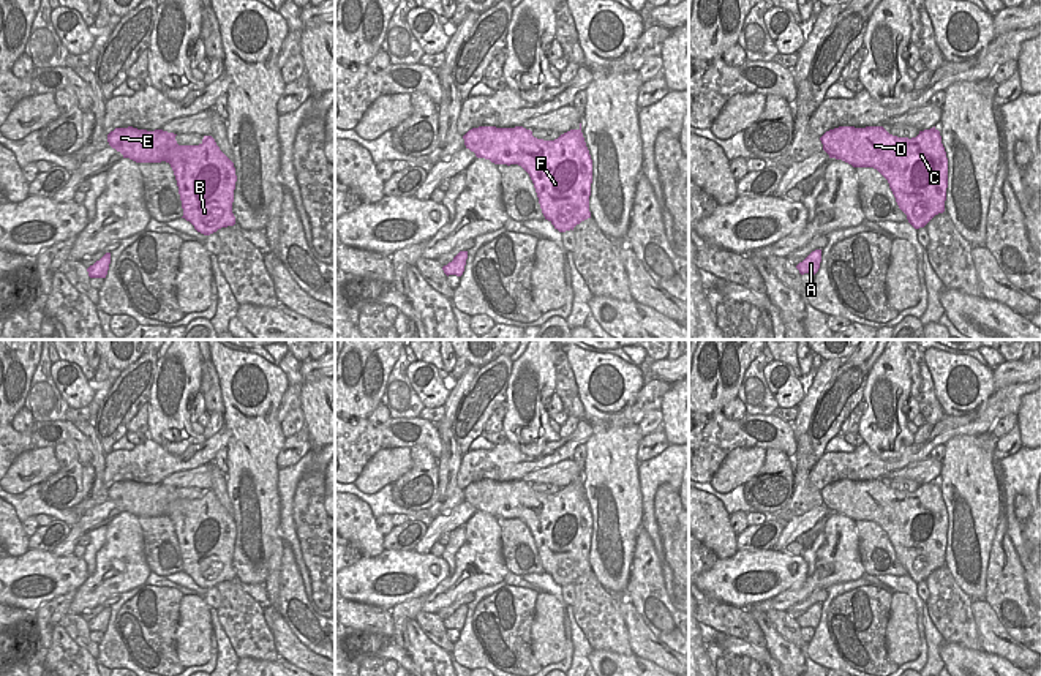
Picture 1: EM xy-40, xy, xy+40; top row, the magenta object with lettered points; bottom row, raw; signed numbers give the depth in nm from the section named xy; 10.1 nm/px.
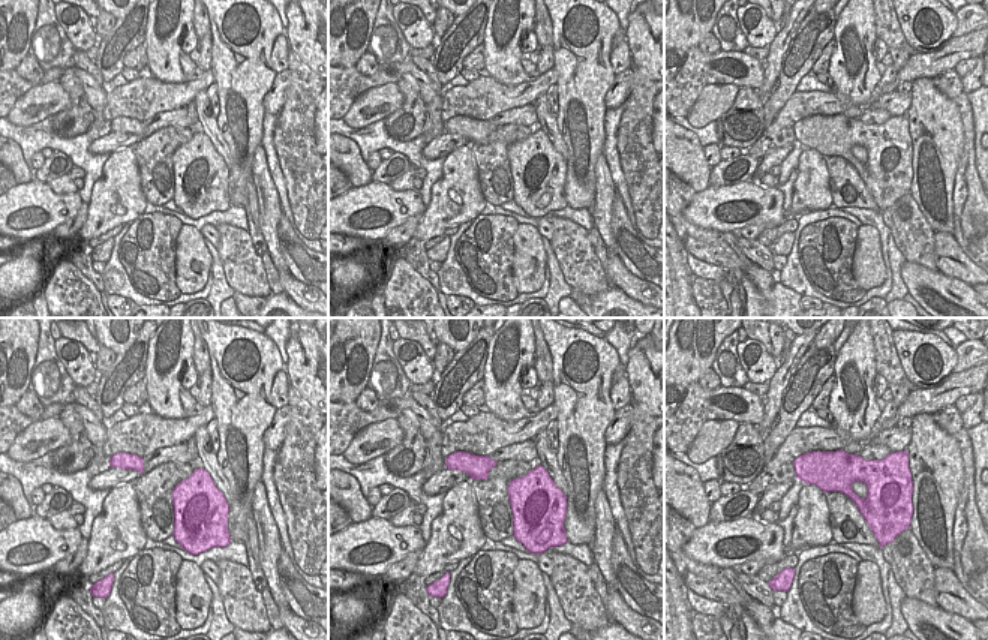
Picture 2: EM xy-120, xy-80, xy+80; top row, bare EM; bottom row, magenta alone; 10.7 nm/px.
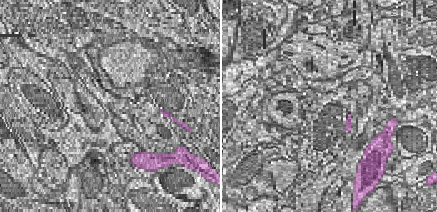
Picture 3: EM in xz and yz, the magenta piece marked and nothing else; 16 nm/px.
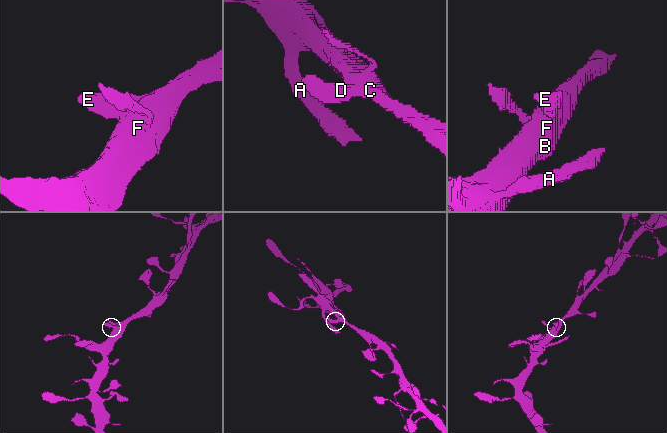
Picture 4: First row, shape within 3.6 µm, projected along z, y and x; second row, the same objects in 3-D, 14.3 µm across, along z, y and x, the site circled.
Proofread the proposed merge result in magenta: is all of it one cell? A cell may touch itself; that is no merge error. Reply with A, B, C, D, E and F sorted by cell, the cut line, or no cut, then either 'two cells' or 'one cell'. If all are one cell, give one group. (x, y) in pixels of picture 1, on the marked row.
groups A B C D E F; cut none; one cell

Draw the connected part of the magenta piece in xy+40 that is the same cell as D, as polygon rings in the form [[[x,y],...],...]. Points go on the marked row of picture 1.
[[[839,126],[820,141],[829,158],[877,169],[915,229],[945,212],[948,158],[935,126],[911,139],[893,136],[883,126]]]

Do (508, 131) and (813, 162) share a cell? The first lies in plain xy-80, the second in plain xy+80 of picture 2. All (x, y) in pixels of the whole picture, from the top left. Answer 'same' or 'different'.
different

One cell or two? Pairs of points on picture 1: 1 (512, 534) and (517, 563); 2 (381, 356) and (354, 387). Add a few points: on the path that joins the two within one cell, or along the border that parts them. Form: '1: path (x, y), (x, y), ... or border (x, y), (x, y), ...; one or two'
1: path (515, 540), (517, 556); one
2: path (384, 370), (379, 386), (368, 386); one

